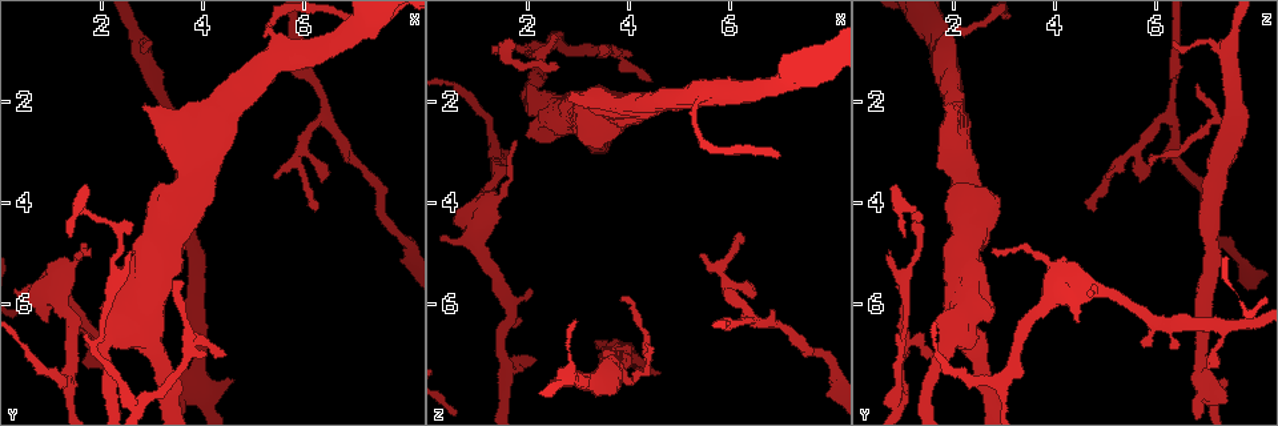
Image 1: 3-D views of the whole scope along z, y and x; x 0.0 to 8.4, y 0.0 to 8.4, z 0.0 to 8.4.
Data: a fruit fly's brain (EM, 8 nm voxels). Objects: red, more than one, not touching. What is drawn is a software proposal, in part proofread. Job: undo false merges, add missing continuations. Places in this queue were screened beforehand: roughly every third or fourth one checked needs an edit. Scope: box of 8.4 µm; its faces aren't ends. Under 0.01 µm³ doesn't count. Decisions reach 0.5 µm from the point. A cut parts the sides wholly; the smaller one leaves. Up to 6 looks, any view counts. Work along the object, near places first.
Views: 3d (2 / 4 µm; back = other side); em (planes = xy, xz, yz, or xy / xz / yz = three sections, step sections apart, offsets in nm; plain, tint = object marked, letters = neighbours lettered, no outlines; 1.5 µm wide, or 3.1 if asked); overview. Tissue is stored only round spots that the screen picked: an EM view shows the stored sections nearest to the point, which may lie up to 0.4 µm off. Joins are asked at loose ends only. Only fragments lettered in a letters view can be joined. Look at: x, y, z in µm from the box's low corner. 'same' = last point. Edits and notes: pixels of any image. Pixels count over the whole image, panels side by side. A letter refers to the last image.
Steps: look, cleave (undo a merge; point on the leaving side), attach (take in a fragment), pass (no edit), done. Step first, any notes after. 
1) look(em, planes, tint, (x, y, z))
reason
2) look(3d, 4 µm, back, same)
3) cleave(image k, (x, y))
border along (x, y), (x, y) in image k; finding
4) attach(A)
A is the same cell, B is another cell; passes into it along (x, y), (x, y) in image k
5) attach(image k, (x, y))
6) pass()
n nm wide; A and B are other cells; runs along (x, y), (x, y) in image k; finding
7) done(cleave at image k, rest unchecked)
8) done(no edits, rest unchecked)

look(em, planes, letters, (1.80, 4.90, 2.85))
free end

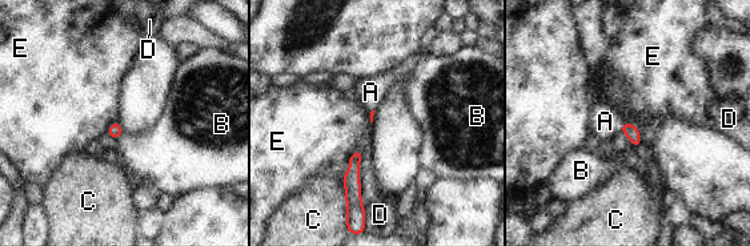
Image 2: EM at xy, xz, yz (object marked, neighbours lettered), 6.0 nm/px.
attach(A)
A is the same cell, B, C, D and E are other cells; it goes on there

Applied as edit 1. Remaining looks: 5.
look(overview)

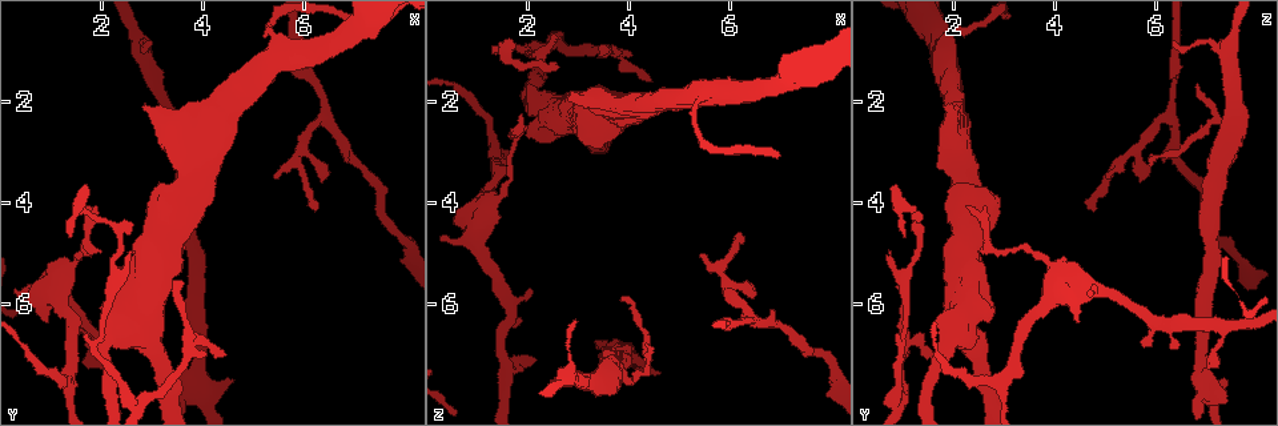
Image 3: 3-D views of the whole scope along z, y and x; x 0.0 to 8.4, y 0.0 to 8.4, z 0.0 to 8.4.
look(em, planes, letters, (1.35, 4.70, 1.05))
free end

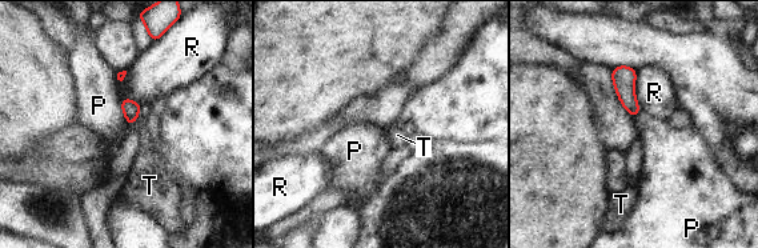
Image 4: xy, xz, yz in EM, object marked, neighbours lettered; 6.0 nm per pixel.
pass()
P, R and T are other cells; border along (120, 99), (120, 107), (128, 124) in image 4; none of them fits

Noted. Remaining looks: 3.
look(em, xz, step 8, tint, (2.85, 2.05, 1.85))

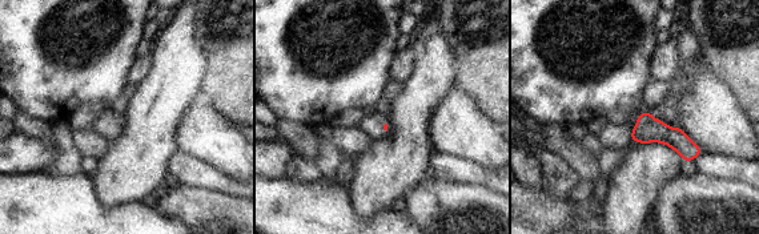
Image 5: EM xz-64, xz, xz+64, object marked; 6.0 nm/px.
look(em, planes, letters, same)
another direction

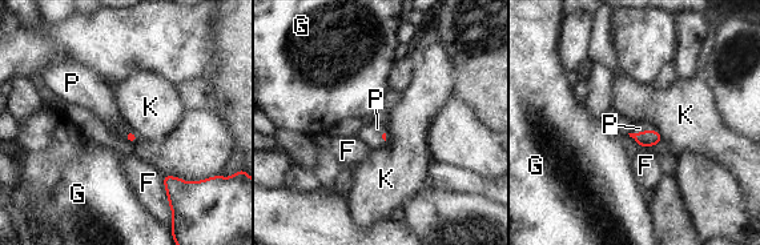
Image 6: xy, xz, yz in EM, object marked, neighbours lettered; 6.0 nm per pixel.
attach(P)
P is the same cell, F, G and K are other cells; passes into it along (646, 139), (644, 129), (639, 128) in image 6; it goes on there

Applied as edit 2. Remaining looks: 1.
done(attach at image 2, attach at image 6, rest unchecked)

